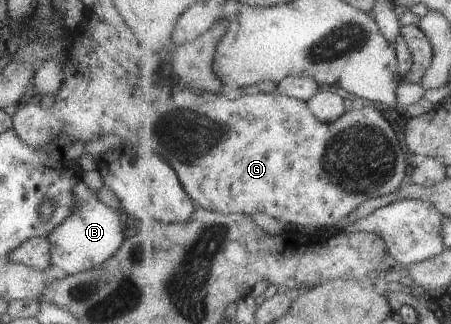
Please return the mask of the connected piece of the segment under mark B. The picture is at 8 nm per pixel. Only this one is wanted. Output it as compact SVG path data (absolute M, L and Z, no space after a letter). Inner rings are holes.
M78 182L70 189L74 208L47 235L50 243L50 263L63 269L66 274L88 270L100 264L121 245L131 225L124 216L97 199L83 183Z

